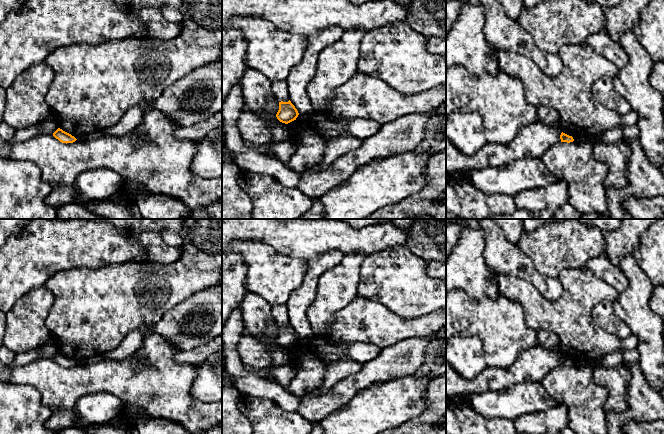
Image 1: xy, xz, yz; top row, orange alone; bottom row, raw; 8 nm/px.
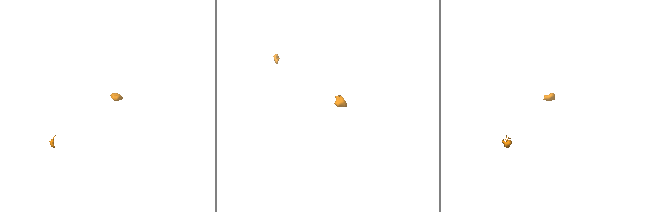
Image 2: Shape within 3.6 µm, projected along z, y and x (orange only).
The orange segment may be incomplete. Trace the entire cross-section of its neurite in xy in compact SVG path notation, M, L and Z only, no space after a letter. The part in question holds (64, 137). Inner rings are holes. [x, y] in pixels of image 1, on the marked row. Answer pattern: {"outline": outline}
{"outline": "M58 128L54 133L53 136L58 139L60 142L62 143L73 143L75 142L77 139L72 136L71 134L63 131L62 129Z"}

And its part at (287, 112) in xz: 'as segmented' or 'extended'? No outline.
extended

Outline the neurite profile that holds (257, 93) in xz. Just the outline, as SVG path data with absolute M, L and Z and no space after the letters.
M247 69L240 78L244 106L247 111L277 114L279 102L272 92L271 81L261 72Z

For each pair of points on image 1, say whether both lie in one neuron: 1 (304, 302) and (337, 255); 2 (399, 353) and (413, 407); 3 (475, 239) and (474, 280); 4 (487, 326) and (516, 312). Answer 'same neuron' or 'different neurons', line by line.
1: same neuron
2: different neurons
3: same neuron
4: same neuron

